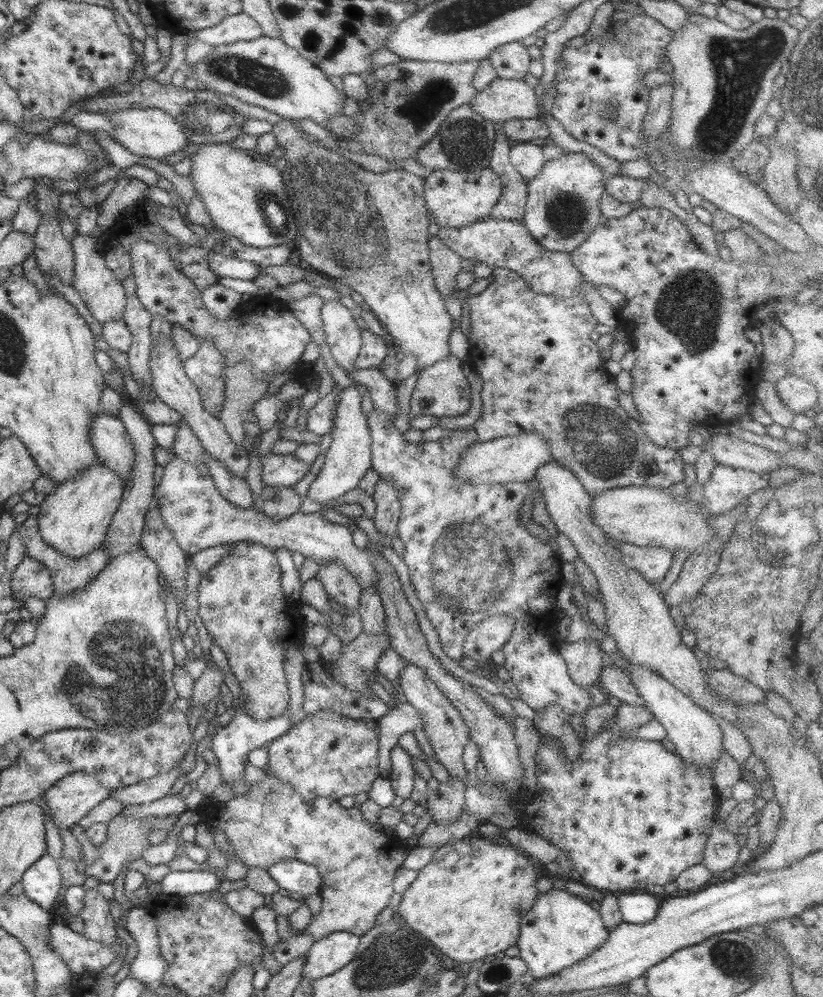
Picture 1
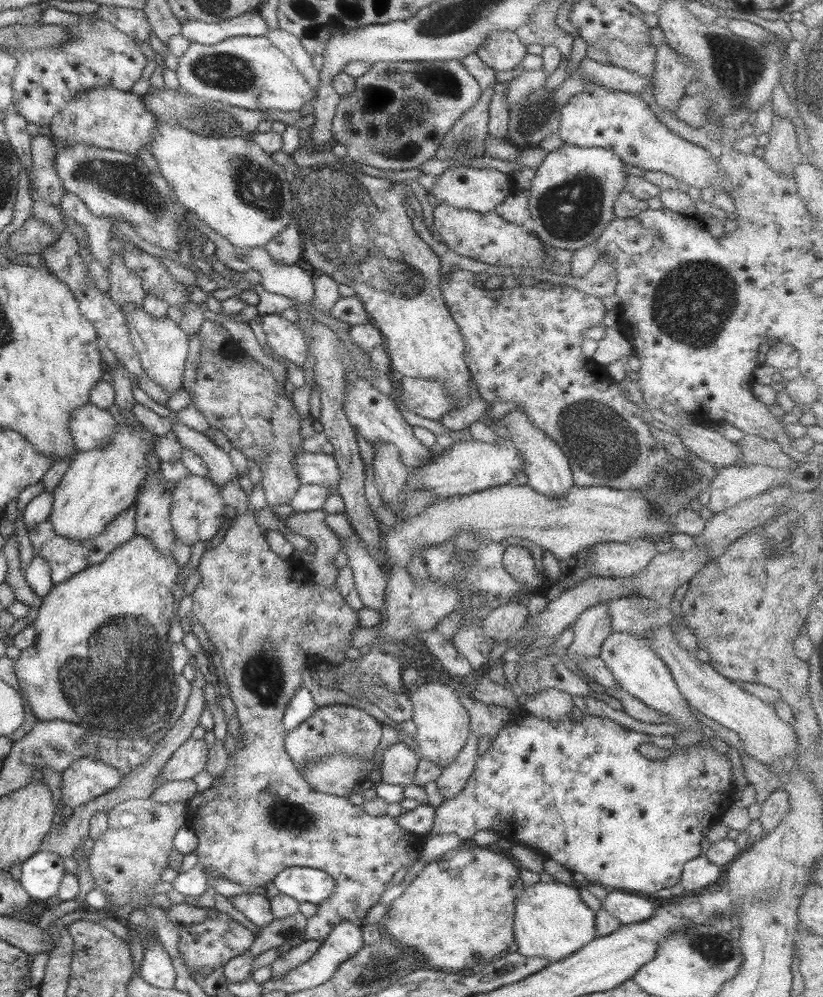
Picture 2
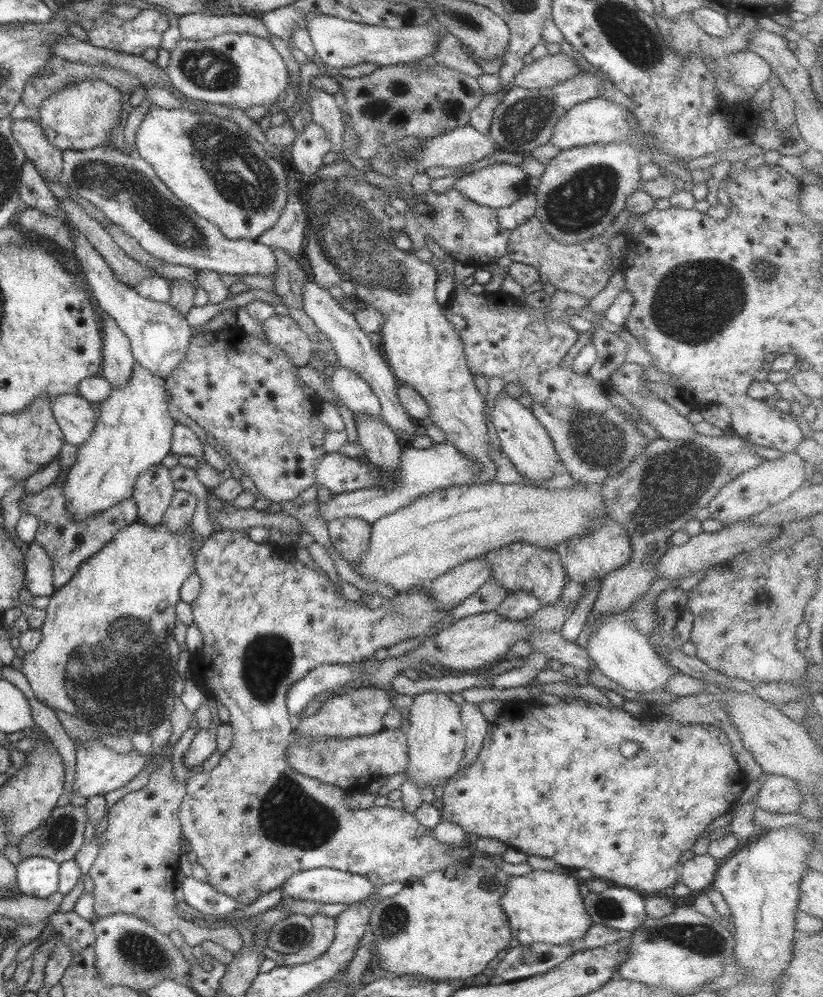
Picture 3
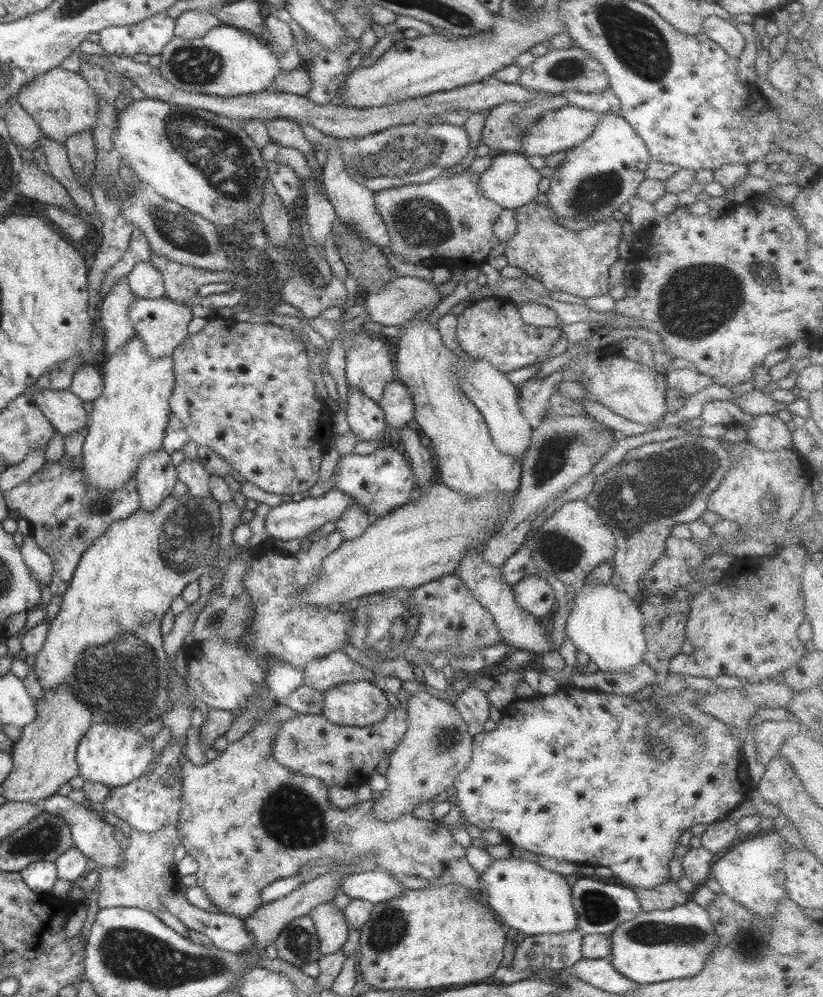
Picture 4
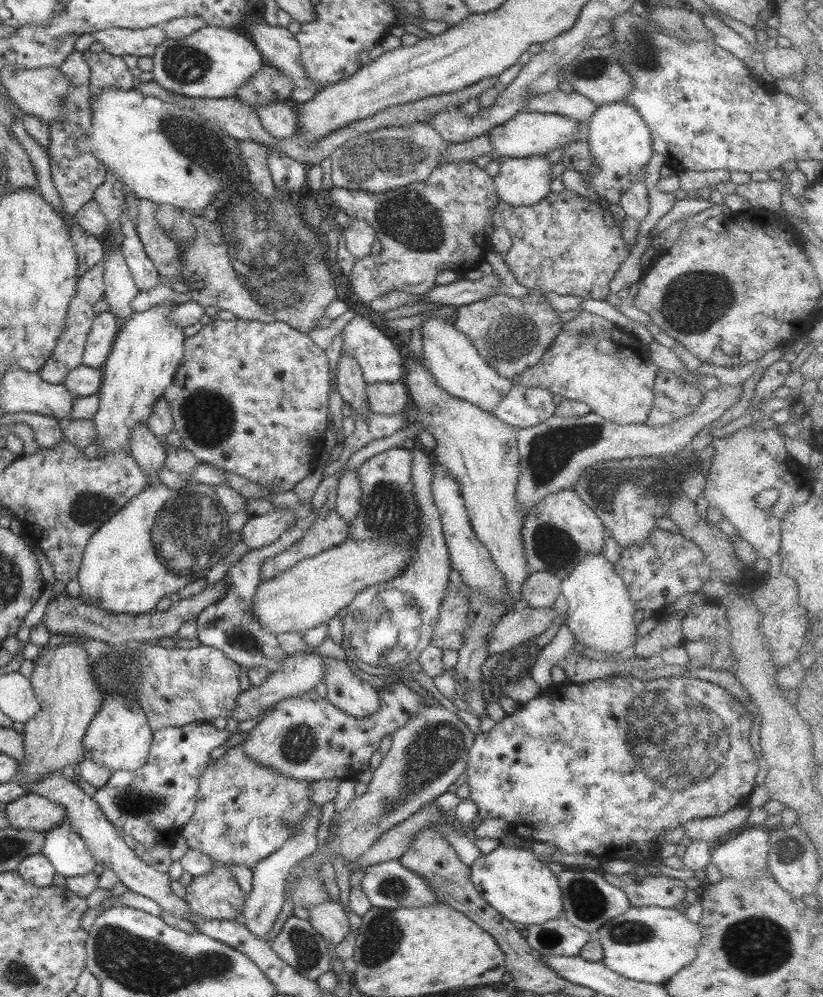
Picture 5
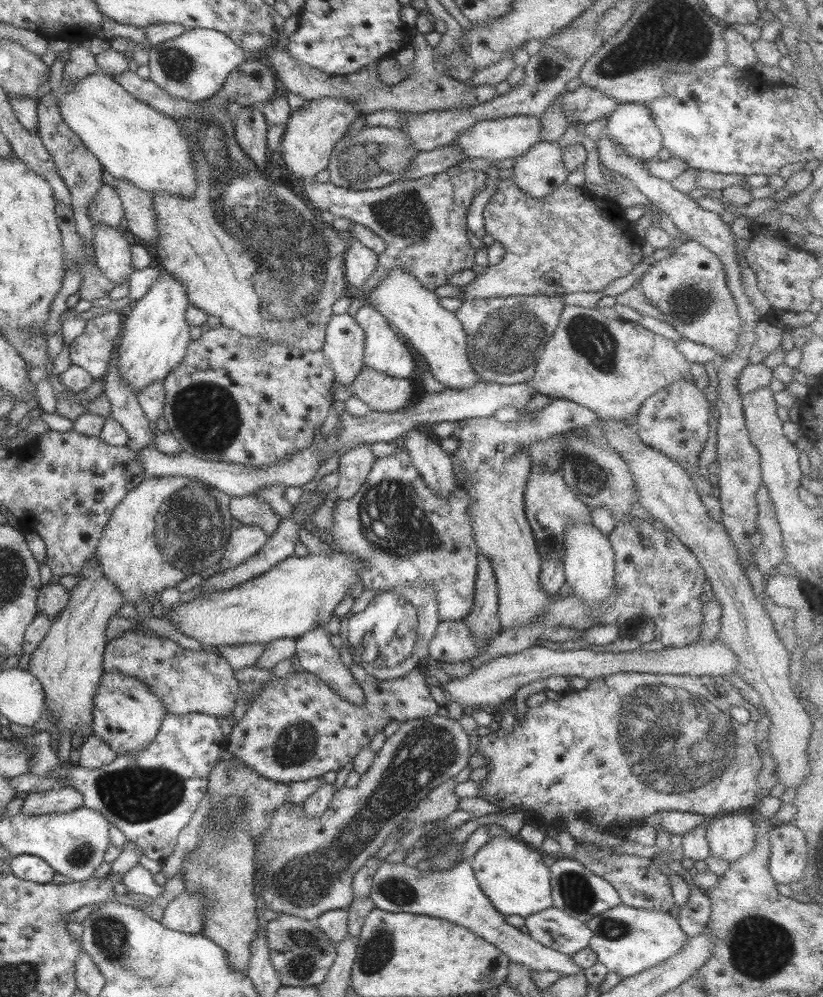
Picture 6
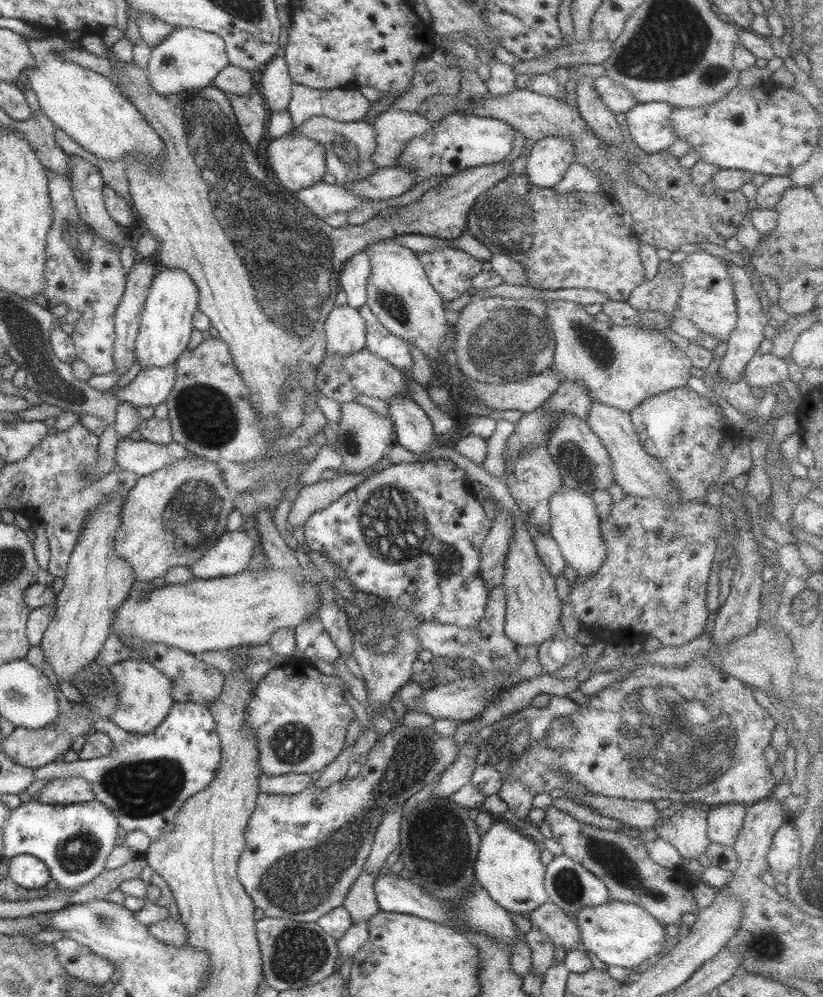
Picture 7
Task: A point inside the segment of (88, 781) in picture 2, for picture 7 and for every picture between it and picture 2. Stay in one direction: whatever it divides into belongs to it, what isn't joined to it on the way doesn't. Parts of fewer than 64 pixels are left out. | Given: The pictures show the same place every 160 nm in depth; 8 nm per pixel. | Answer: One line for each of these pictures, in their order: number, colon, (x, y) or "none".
3: (99, 769)
4: (114, 754)
5: (119, 737)
6: (126, 715)
7: (145, 694)

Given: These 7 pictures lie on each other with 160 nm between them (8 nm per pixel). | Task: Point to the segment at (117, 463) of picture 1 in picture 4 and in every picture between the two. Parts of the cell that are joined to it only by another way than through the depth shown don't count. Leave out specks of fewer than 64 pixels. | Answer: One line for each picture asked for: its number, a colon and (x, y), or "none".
2: (90, 427)
3: (73, 413)
4: (65, 411)

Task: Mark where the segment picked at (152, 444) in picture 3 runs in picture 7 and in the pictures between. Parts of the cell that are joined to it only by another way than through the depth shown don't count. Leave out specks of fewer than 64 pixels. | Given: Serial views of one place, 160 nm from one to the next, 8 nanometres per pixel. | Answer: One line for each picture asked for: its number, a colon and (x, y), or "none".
4: (129, 418)
5: (149, 347)
6: (155, 334)
7: (166, 326)

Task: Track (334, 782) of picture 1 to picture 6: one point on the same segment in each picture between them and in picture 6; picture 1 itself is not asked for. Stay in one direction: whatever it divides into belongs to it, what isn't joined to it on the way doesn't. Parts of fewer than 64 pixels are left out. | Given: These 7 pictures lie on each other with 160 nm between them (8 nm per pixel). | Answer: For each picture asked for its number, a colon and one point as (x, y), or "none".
2: (332, 729)
3: (359, 712)
4: (359, 703)
5: (348, 692)
6: (315, 651)

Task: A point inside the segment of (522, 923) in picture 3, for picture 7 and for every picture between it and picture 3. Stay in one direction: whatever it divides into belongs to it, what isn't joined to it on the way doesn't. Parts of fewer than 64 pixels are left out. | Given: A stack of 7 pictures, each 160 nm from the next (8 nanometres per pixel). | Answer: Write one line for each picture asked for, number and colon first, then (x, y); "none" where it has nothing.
4: (527, 898)
5: (514, 881)
6: (510, 872)
7: (508, 866)

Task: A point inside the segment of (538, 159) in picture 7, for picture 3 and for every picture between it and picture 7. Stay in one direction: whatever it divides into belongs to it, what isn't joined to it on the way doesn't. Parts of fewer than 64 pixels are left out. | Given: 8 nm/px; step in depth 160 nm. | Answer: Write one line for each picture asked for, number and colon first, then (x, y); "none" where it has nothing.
3: (496, 186)
4: (510, 181)
5: (522, 181)
6: (539, 171)

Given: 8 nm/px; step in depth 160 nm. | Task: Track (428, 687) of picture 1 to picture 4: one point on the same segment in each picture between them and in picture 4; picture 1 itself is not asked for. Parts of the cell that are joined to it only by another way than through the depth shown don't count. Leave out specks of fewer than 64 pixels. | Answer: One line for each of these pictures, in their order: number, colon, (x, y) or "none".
2: (442, 725)
3: (436, 741)
4: (437, 746)

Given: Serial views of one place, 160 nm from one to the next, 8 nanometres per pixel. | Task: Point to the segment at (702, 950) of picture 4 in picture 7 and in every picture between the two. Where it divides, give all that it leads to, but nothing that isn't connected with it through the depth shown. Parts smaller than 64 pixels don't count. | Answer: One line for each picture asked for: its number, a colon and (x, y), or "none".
5: (649, 944)
6: (628, 941)
7: (621, 934)

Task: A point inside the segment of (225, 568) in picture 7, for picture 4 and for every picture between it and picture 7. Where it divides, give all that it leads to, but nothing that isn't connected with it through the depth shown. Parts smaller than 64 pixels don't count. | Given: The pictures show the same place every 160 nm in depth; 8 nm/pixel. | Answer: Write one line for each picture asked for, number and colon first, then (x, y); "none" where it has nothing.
4: (290, 520)
5: (260, 531)
6: (243, 543)

